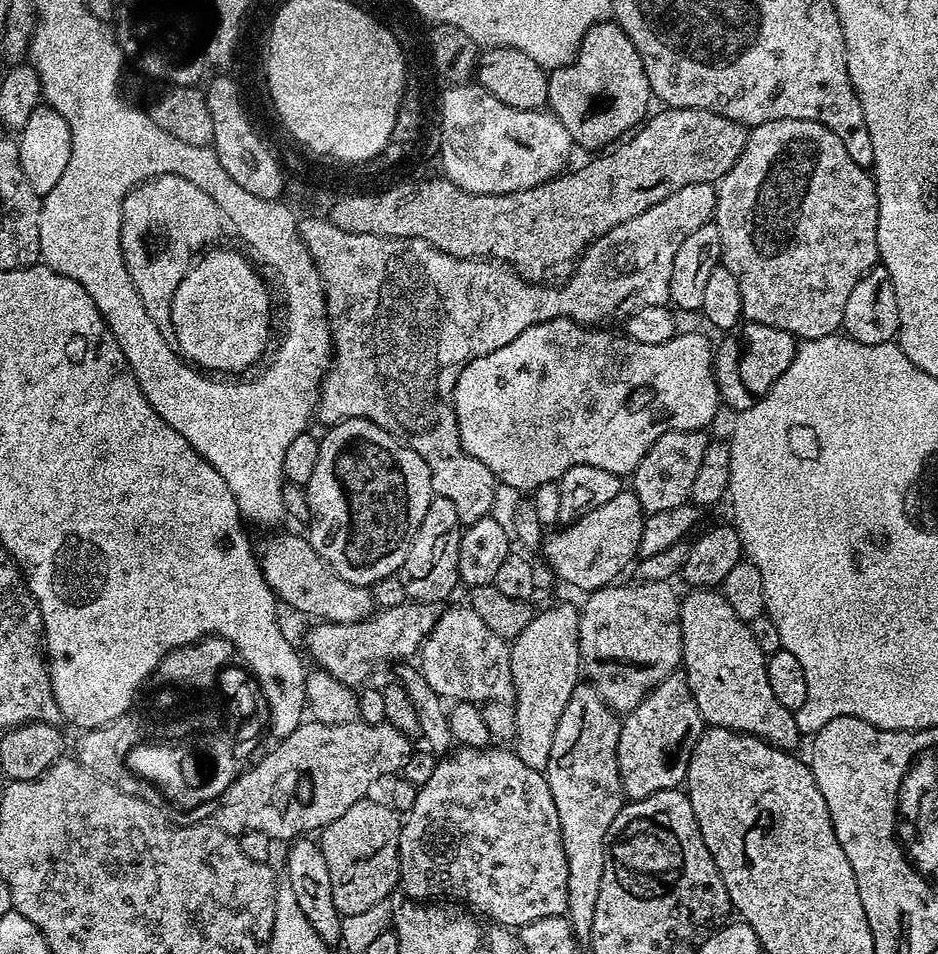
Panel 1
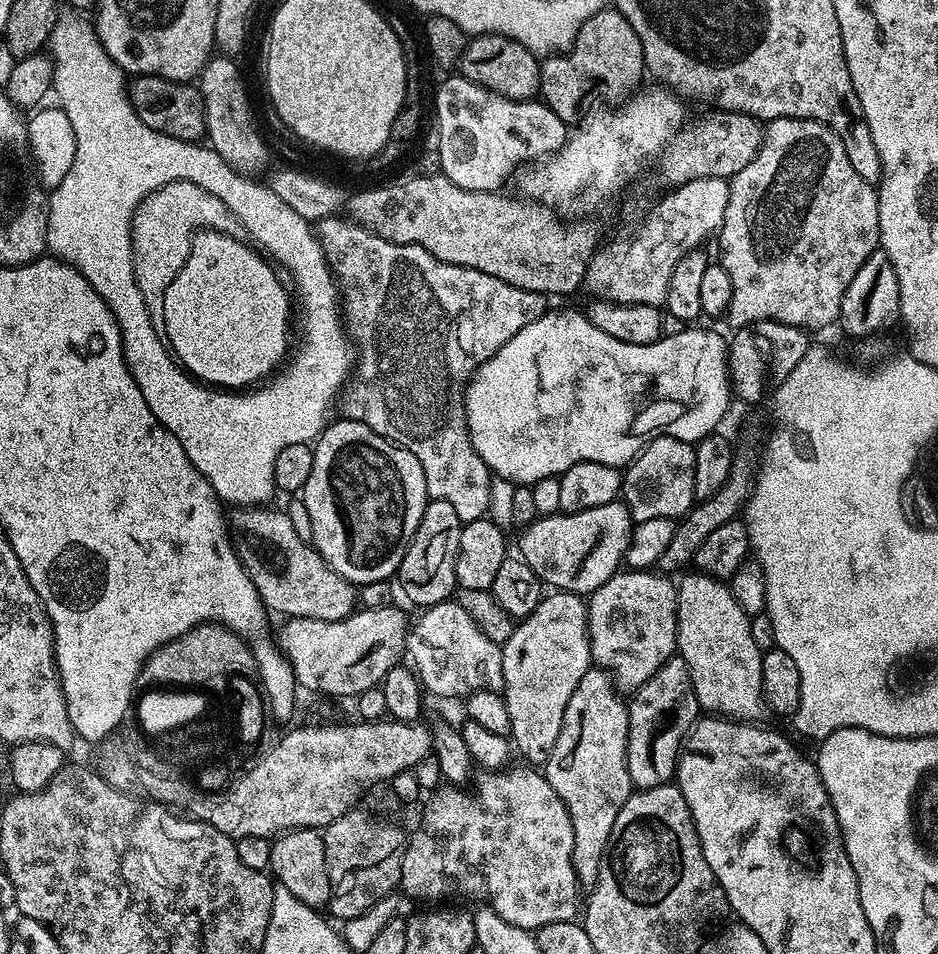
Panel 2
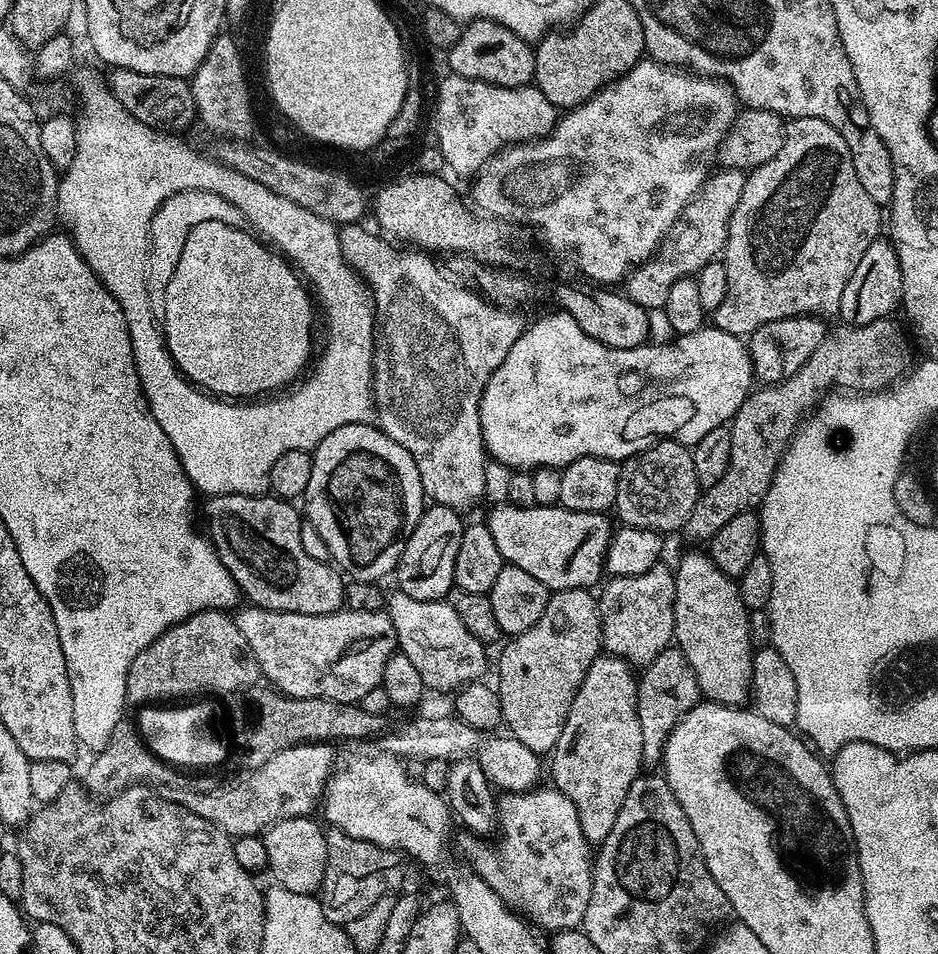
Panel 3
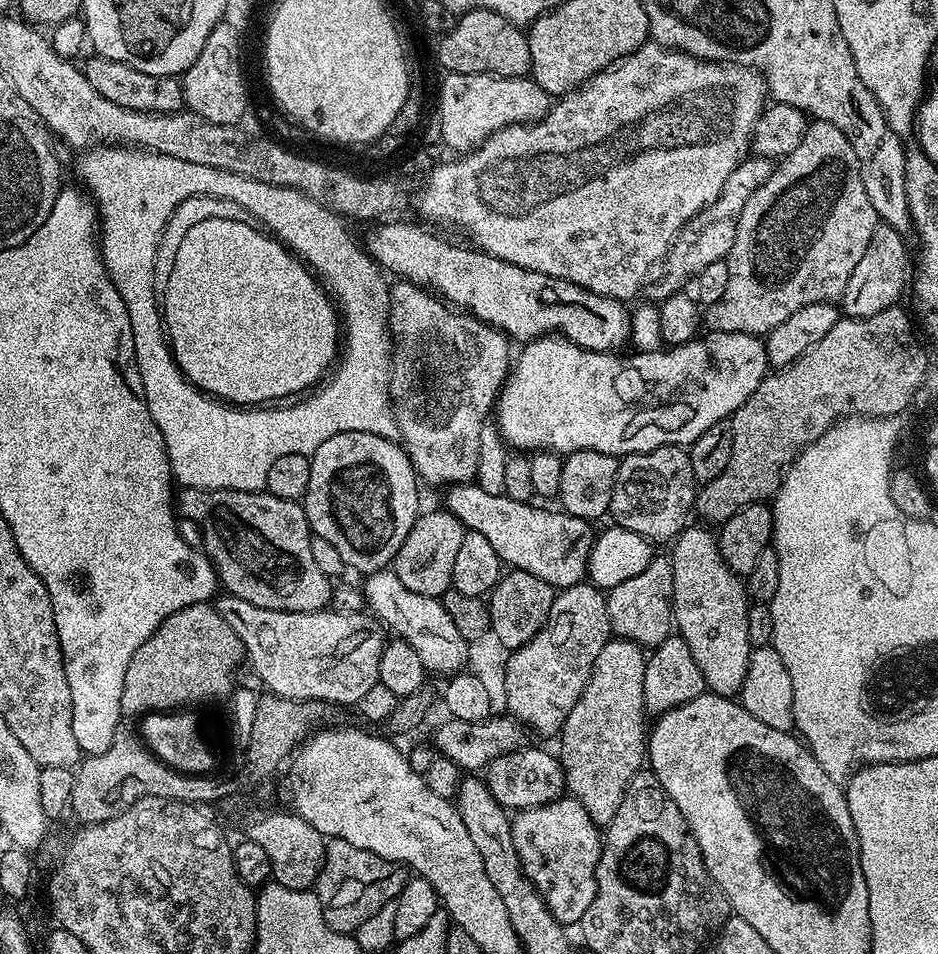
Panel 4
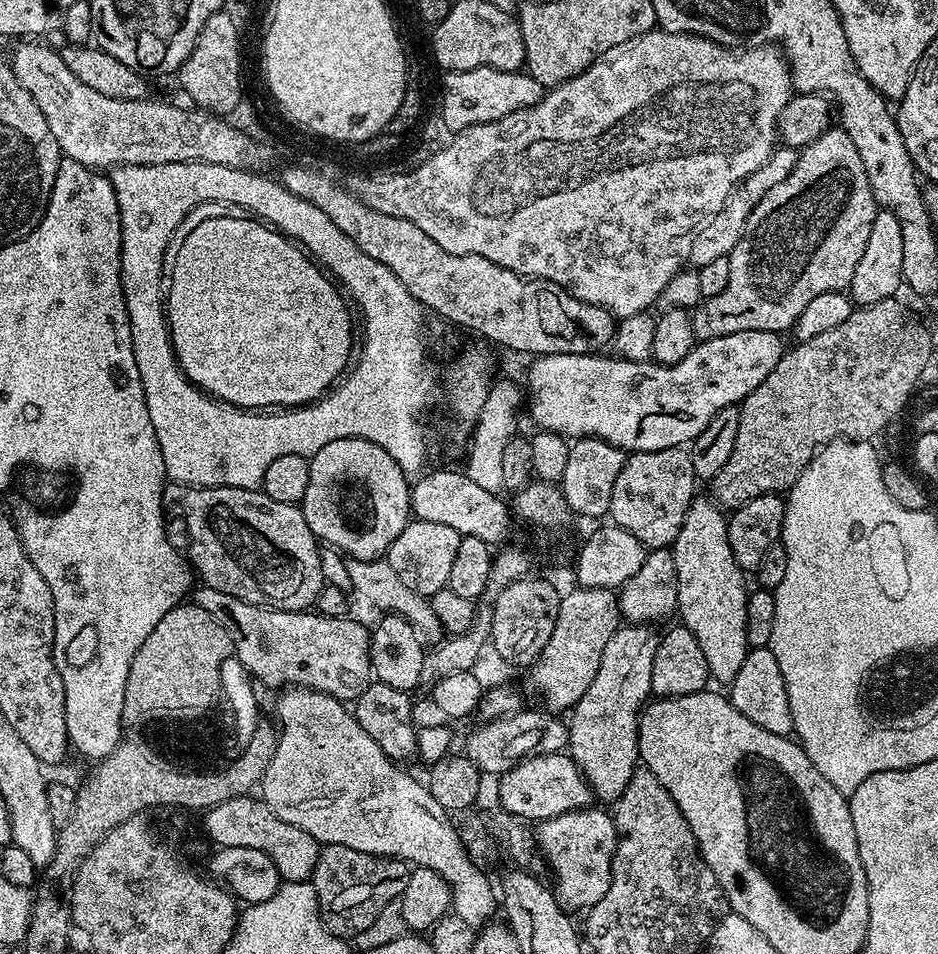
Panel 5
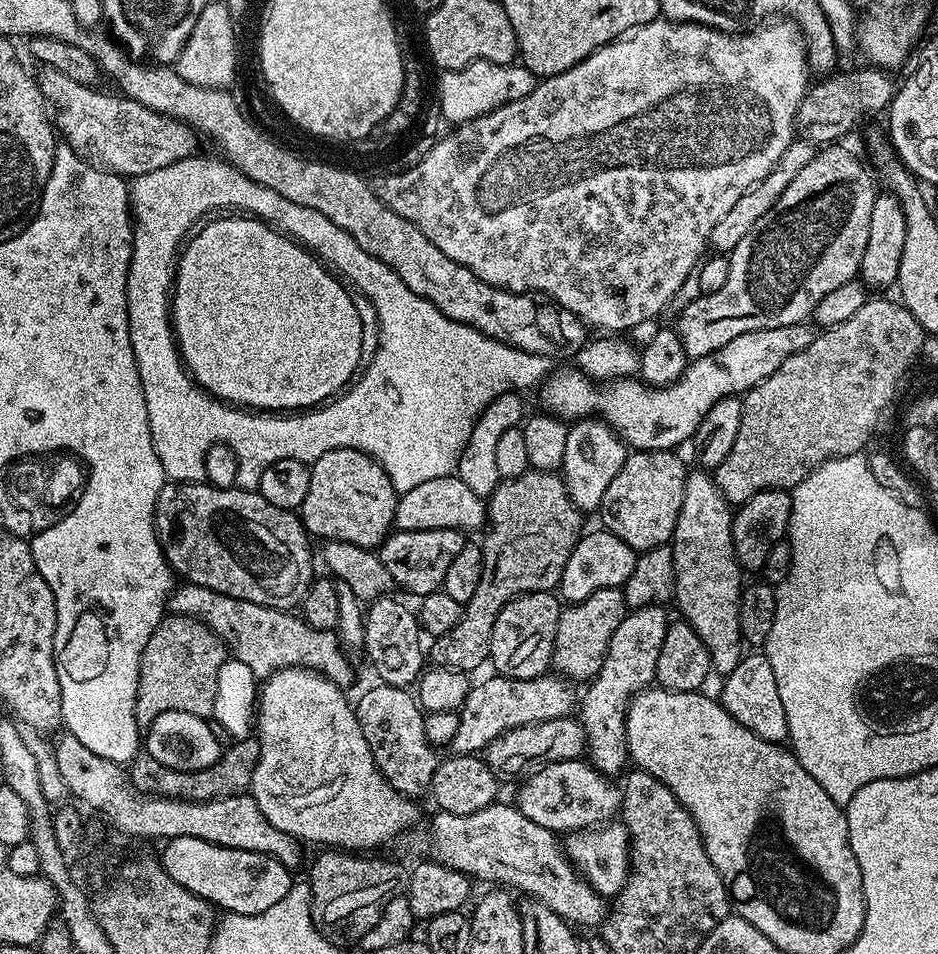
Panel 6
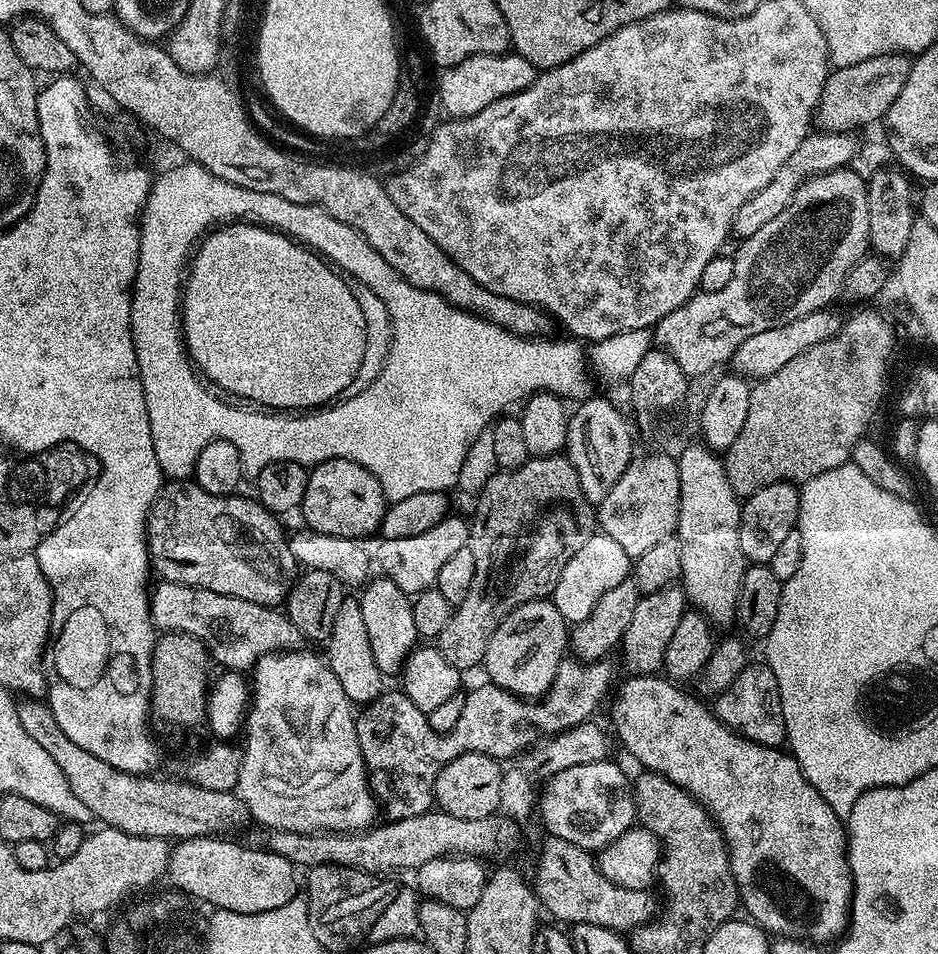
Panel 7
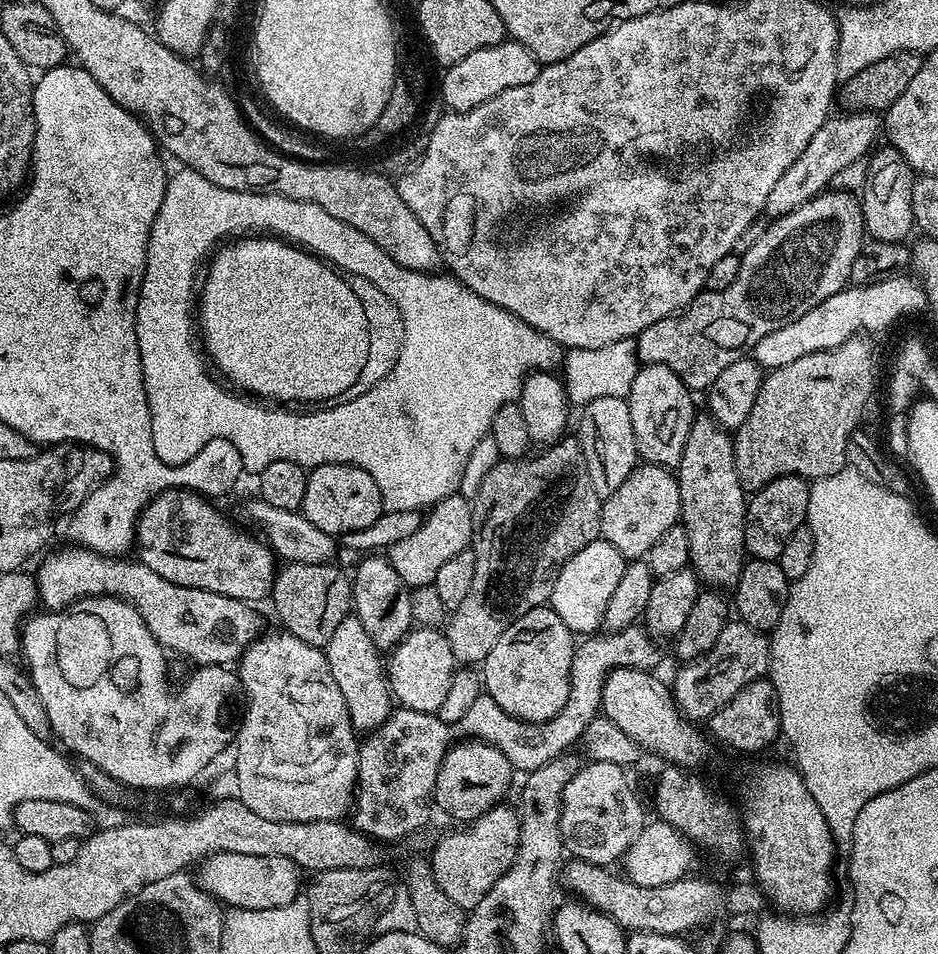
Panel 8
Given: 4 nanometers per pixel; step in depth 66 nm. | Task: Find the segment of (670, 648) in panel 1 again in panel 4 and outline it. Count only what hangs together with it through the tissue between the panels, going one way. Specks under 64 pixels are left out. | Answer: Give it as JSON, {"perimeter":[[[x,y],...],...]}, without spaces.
{"perimeter":[[[657,555],[650,566],[642,570],[642,574],[634,574],[634,578],[626,578],[622,586],[607,589],[606,599],[613,633],[621,640],[635,640],[641,646],[660,644],[674,632],[673,594],[674,570],[671,559],[667,555]]]}

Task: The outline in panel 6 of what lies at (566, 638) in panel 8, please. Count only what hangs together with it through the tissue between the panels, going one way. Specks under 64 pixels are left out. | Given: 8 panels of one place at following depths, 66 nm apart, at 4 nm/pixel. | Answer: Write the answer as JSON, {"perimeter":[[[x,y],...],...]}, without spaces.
{"perimeter":[[[524,592],[512,599],[494,622],[488,651],[490,664],[496,667],[493,669],[515,680],[533,680],[535,676],[545,675],[552,664],[561,611],[561,601],[552,592]]]}

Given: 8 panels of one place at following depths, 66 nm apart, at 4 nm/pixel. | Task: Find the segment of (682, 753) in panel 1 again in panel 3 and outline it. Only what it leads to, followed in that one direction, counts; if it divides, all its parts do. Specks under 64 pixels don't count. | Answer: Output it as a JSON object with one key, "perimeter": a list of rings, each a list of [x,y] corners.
{"perimeter":[[[669,646],[654,658],[654,662],[643,665],[636,682],[636,709],[642,726],[642,760],[645,765],[659,765],[663,761],[664,739],[669,730],[701,700],[698,678],[694,678],[694,670],[680,648]]]}

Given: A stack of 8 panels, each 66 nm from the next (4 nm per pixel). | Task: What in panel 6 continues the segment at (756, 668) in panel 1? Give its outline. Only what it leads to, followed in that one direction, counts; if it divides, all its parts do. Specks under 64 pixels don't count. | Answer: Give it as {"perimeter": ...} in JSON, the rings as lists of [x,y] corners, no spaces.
{"perimeter":[[[708,470],[689,471],[686,478],[686,498],[682,498],[682,510],[678,514],[676,529],[670,541],[676,571],[674,604],[680,607],[679,615],[687,620],[698,638],[702,638],[712,659],[712,667],[720,674],[734,670],[742,655],[742,569],[734,554],[733,515],[733,509],[720,493],[713,473]]]}

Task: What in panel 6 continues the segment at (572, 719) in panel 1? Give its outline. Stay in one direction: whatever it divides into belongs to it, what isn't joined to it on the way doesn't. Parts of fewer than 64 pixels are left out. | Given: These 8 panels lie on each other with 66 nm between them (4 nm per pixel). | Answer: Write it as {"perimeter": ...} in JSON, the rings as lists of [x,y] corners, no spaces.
{"perimeter":[[[647,604],[644,608],[634,608],[625,614],[622,622],[618,622],[618,630],[614,630],[614,634],[610,638],[606,658],[602,662],[602,670],[598,670],[598,674],[592,677],[587,685],[588,693],[585,696],[583,693],[582,703],[578,708],[578,719],[584,728],[586,756],[592,767],[597,768],[605,776],[615,777],[616,772],[623,773],[629,767],[626,712],[632,697],[636,693],[644,691],[655,681],[658,654],[662,651],[662,642],[666,639],[666,630],[670,623],[670,615],[668,616],[668,612],[664,608],[667,607],[660,604]]]}

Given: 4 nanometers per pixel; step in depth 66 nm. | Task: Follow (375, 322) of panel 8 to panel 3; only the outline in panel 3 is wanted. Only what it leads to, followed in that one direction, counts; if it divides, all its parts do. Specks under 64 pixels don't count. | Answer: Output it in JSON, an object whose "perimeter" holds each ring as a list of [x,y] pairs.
{"perimeter":[[[213,220],[198,222],[198,226],[186,234],[182,258],[174,274],[170,274],[162,295],[163,304],[162,331],[172,360],[193,384],[217,397],[260,398],[287,389],[301,379],[313,359],[314,300],[305,281],[281,253],[244,228]]]}

